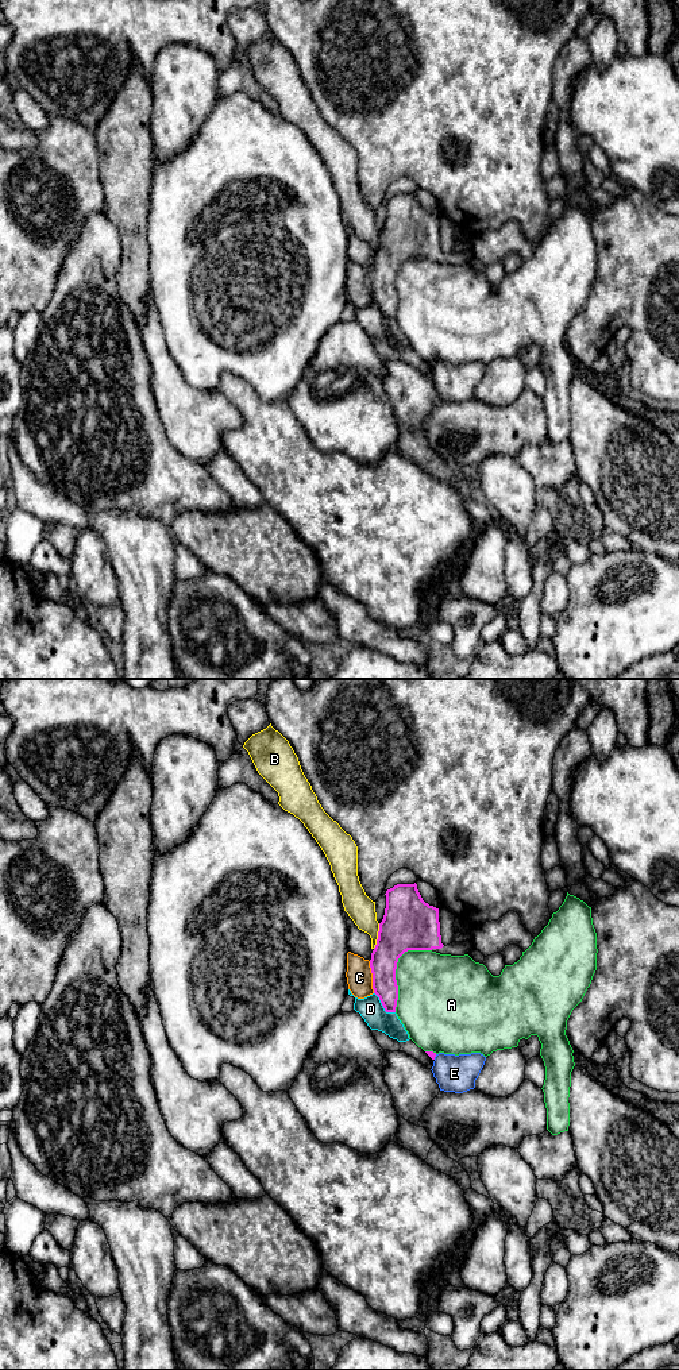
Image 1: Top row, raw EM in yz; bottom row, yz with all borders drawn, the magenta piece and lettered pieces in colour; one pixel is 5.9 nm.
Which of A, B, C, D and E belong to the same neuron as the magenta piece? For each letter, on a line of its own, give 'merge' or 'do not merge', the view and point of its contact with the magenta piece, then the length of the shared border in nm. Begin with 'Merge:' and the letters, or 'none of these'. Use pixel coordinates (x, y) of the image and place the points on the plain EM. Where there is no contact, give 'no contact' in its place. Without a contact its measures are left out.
Merge: none of these
A: do not merge; meets magenta in yz at (396, 277); contact 440 nm long
B: do not merge; meets magenta in yz at (378, 244); contact 160 nm long
C: do not merge; meets magenta in yz at (373, 286); contact 190 nm long
D: do not merge; meets magenta in yz at (382, 313); contact 180 nm long
E: do not merge; meets magenta in yz at (435, 365); contact 40 nm long

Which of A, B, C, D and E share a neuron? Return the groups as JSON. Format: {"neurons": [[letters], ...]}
{"neurons": [["A"], ["B"], ["C"], ["D"], ["E"]]}

